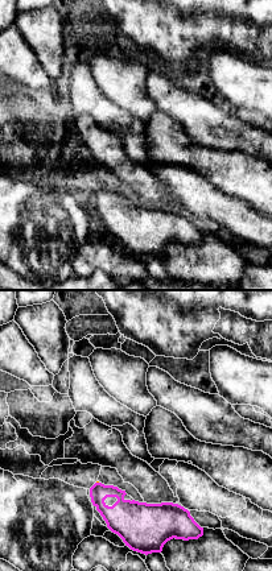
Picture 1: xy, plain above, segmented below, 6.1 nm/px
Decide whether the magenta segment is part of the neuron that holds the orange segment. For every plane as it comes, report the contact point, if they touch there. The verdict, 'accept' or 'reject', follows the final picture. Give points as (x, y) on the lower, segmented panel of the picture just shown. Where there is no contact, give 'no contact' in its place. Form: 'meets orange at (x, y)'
no contact

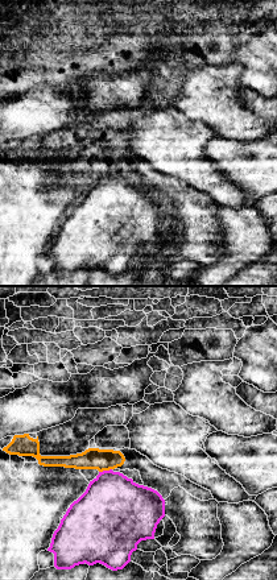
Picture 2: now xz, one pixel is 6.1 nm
meets orange at (104, 469)

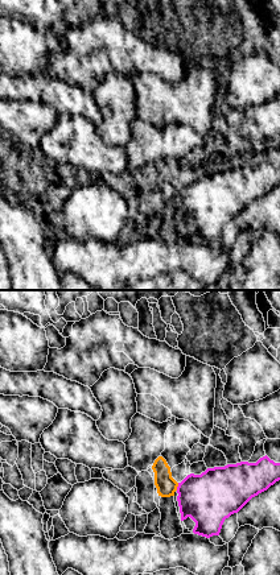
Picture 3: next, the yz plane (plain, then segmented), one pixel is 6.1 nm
meets orange at (177, 485)

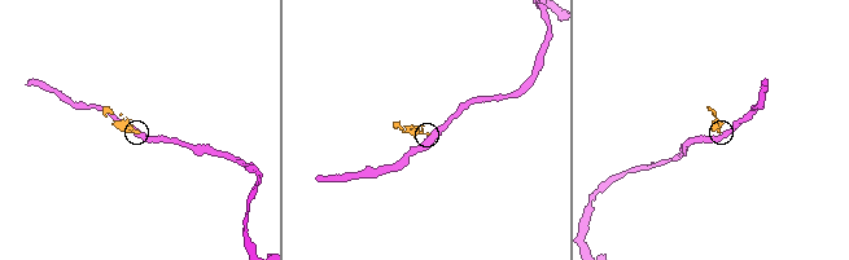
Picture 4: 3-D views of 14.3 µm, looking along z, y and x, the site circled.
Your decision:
reject

